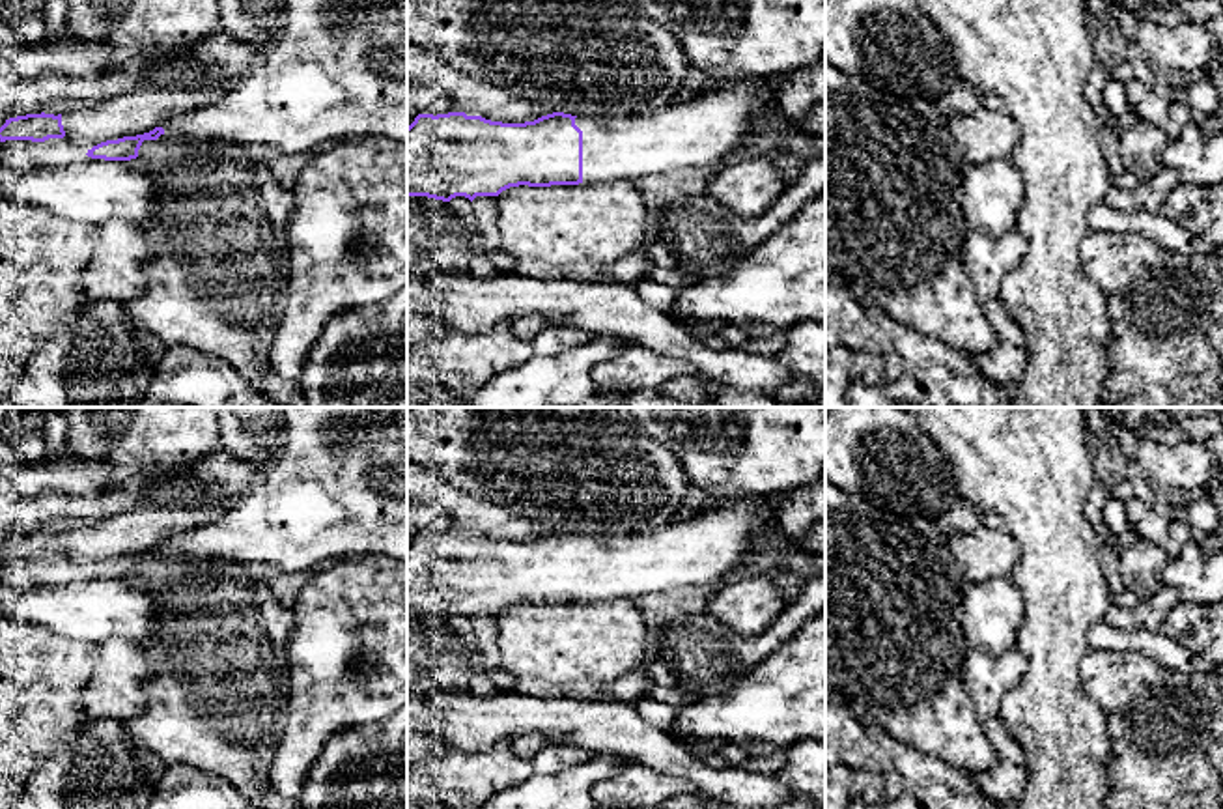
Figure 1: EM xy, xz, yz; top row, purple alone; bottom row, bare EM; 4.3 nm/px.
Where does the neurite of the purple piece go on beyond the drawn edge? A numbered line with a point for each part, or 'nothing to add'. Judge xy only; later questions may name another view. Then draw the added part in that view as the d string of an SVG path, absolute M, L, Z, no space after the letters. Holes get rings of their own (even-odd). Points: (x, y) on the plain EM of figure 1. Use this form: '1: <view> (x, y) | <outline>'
1: xy (318, 503) | M282 407L286 445L276 463L217 521L174 534L159 559L235 561L254 570L314 572L323 561L377 553L407 566L407 493L390 495L372 484L370 471L387 467L407 482L407 407Z

